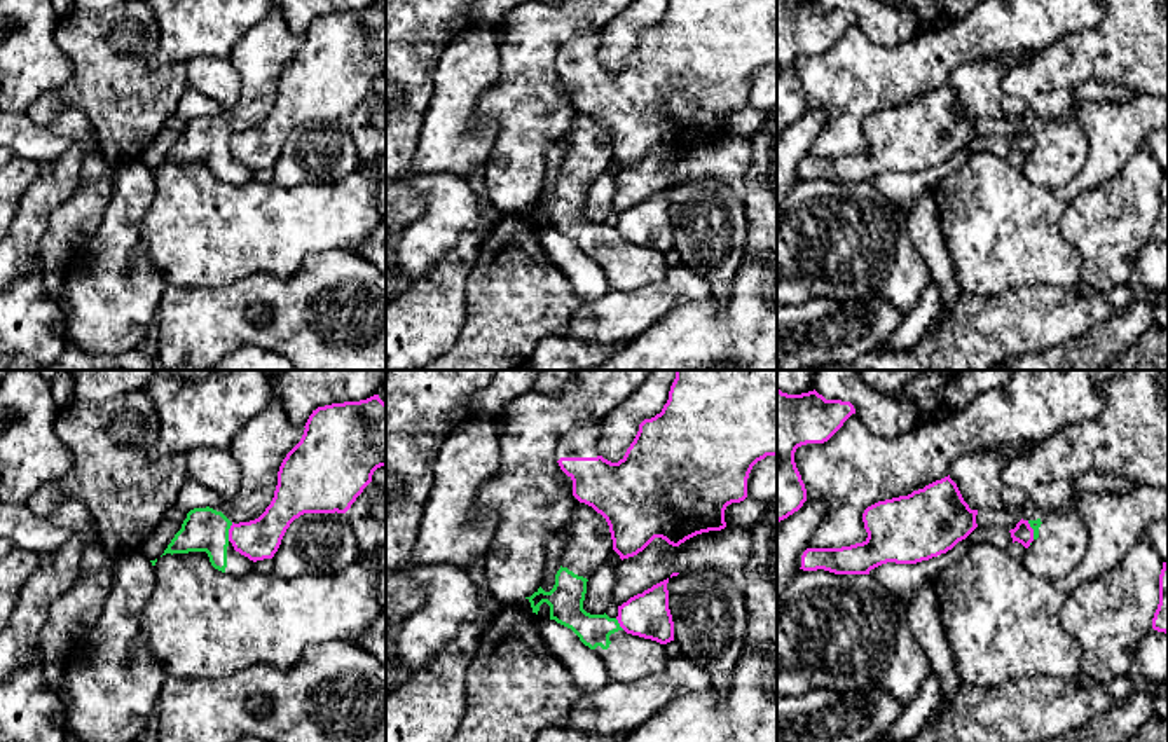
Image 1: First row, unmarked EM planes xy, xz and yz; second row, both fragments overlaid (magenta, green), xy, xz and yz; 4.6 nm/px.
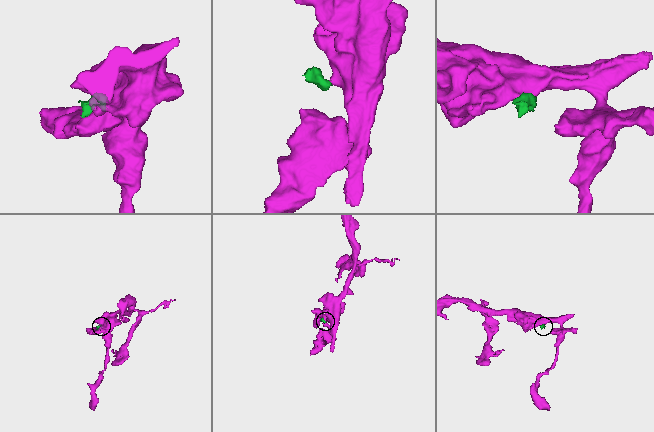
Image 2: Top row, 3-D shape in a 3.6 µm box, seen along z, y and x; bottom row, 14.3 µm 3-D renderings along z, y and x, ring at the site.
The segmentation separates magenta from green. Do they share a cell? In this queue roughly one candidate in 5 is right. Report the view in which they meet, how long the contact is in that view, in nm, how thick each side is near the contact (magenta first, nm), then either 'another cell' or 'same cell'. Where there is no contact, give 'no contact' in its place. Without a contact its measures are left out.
meets magenta in xy; contact 90 nm long; 190 nm thick on the magenta side, 200 nm on the other; another cell

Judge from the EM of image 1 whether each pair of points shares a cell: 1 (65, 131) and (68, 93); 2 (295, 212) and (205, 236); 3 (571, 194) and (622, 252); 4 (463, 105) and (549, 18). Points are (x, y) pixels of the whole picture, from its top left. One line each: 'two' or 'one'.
1: two
2: one
3: one
4: two

